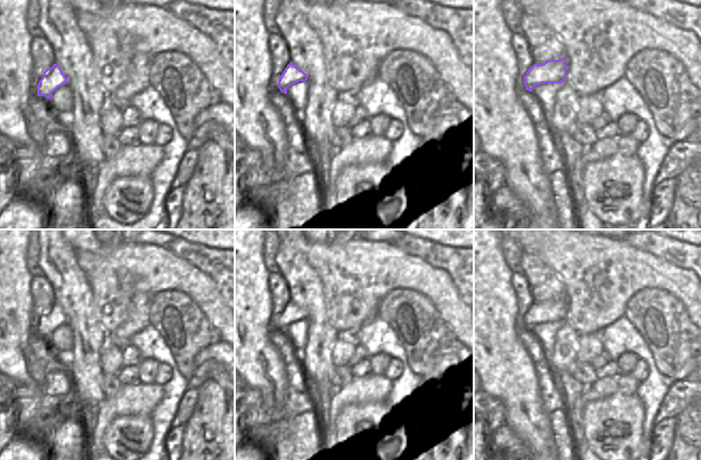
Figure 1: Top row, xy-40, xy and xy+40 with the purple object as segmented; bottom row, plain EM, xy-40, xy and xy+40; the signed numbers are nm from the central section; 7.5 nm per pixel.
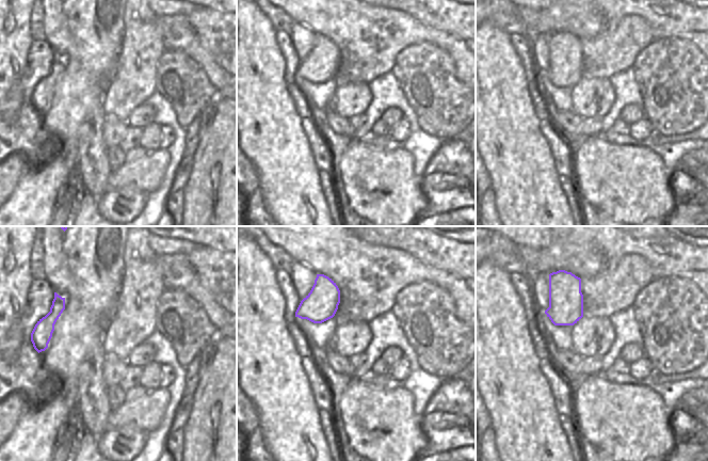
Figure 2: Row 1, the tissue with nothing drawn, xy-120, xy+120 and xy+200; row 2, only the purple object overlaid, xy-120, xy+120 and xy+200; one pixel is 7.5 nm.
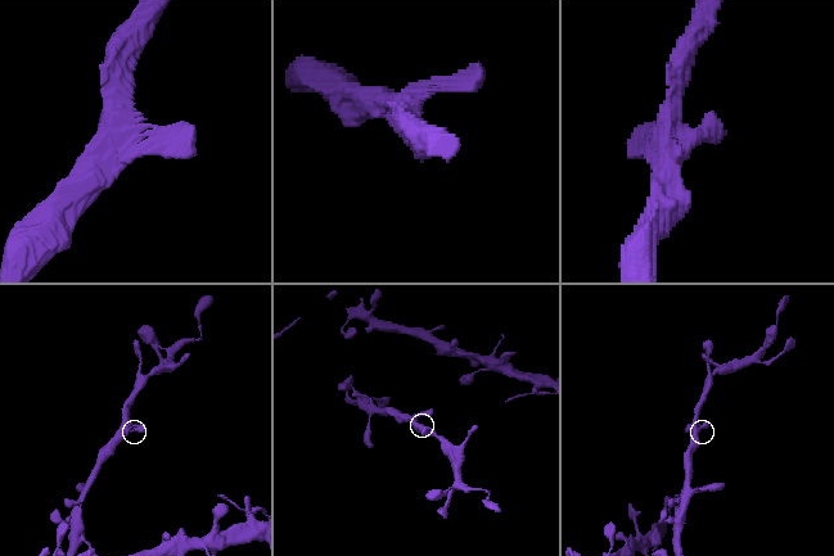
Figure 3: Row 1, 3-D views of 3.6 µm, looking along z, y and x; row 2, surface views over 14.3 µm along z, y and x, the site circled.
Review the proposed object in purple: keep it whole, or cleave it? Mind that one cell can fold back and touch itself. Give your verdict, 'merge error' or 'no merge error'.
no merge error

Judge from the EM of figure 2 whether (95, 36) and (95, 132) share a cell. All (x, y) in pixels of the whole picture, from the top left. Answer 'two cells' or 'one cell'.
two cells

